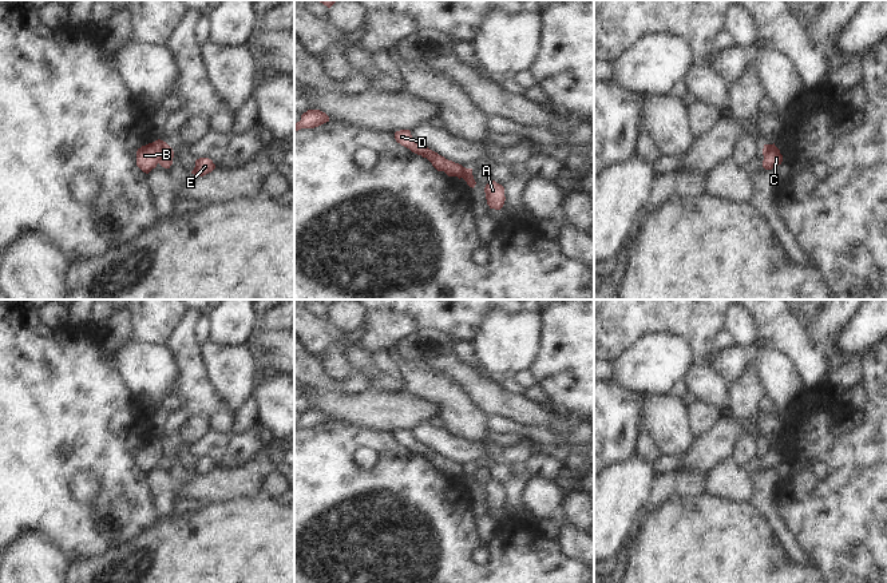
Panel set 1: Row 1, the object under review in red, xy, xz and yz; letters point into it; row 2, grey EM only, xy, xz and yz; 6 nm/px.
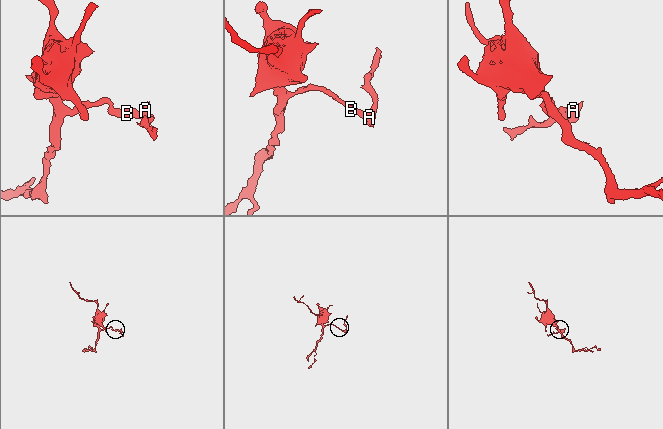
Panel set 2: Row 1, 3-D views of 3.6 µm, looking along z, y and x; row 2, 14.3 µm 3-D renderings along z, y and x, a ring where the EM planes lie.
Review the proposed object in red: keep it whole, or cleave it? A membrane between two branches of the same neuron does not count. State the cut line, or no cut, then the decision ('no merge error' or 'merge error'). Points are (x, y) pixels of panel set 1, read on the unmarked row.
cut xy (169, 445), (158, 461); merge error

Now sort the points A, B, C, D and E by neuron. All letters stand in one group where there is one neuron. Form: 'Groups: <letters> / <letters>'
Groups: A C E / B D

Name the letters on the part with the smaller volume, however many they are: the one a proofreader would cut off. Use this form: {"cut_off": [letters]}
{"cut_off": ["A", "C", "E"]}

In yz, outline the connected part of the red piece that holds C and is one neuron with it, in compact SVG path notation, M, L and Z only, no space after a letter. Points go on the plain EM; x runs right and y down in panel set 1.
M775 443L767 444L763 448L763 455L764 455L763 467L765 469L776 468L783 461L783 455L780 453L780 449L775 445Z

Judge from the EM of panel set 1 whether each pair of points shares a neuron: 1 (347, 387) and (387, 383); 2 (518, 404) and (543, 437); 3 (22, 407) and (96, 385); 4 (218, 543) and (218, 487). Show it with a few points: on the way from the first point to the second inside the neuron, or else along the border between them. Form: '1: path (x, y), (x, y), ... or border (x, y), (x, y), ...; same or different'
1: border (355, 371), (372, 375), (377, 385); different
2: border (503, 417), (549, 429); different
3: path (40, 396), (63, 395), (78, 383); same
4: border (249, 498), (212, 502), (209, 504); different

